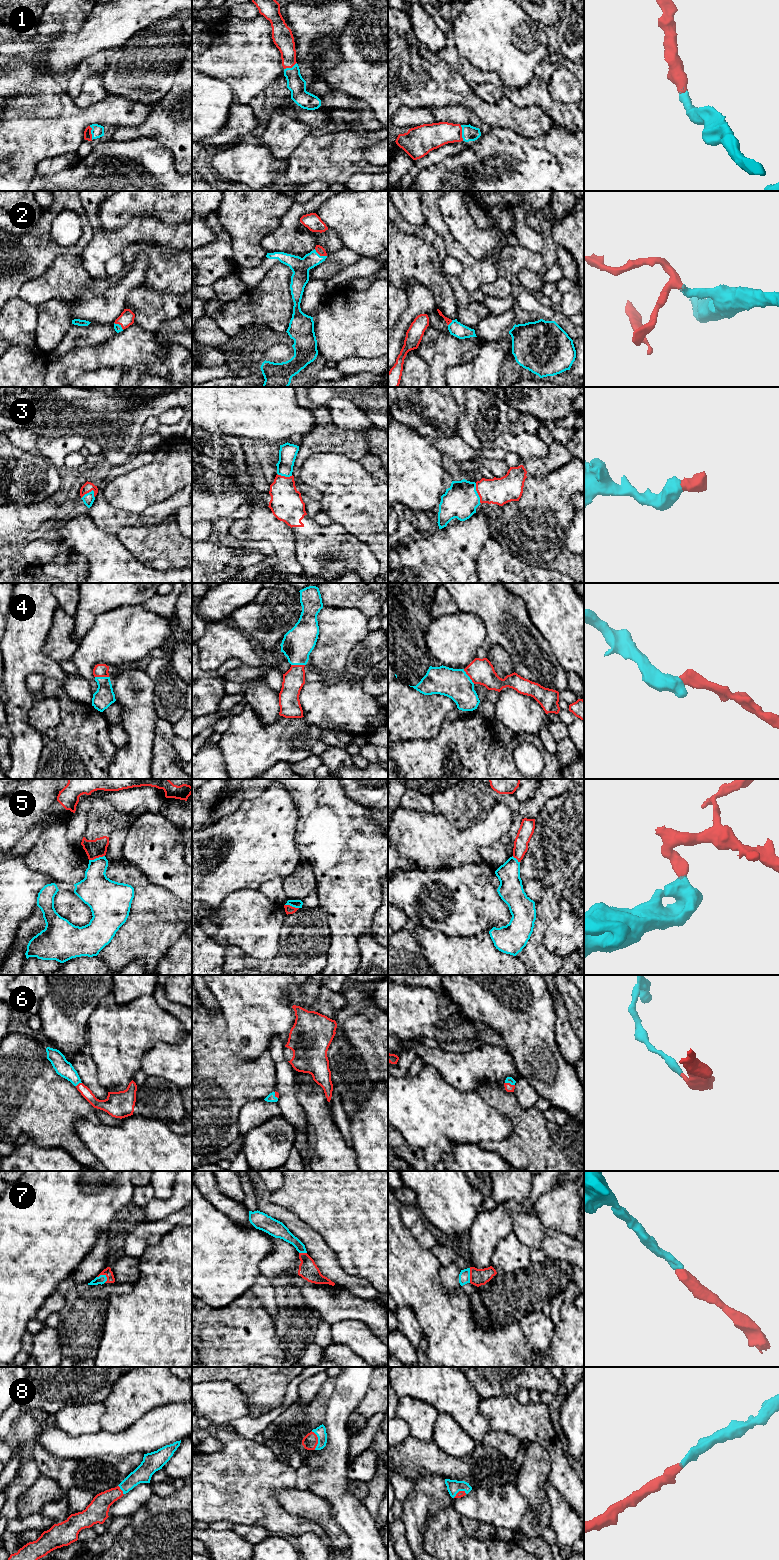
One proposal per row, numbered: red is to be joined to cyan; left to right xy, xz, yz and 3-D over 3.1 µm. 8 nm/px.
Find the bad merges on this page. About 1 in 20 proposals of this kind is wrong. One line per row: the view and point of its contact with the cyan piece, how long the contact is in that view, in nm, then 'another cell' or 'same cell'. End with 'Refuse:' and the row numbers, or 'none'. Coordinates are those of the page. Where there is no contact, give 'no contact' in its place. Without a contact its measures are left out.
1: yz (462, 133) | 130 nm | same cell
2: xz (319, 255) | 120 nm | same cell
3: yz (477, 493) | 180 nm | same cell
4: yz (468, 676) | 150 nm | same cell
5: xy (96, 858) | 130 nm | another cell
6: yz (510, 1083) | 80 nm | same cell
7: xy (103, 1275) | 90 nm | same cell
8: xz (318, 1440) | 160 nm | same cell
Refuse: 5

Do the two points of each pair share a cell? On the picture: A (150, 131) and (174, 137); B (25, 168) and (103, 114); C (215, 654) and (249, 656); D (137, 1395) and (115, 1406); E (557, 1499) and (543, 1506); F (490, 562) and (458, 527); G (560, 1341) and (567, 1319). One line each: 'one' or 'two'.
A: one
B: one
C: one
D: one
E: two
F: two
G: one

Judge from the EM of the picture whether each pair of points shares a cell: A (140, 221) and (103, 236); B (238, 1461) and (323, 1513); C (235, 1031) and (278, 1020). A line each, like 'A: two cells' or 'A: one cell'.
A: one cell
B: two cells
C: one cell

